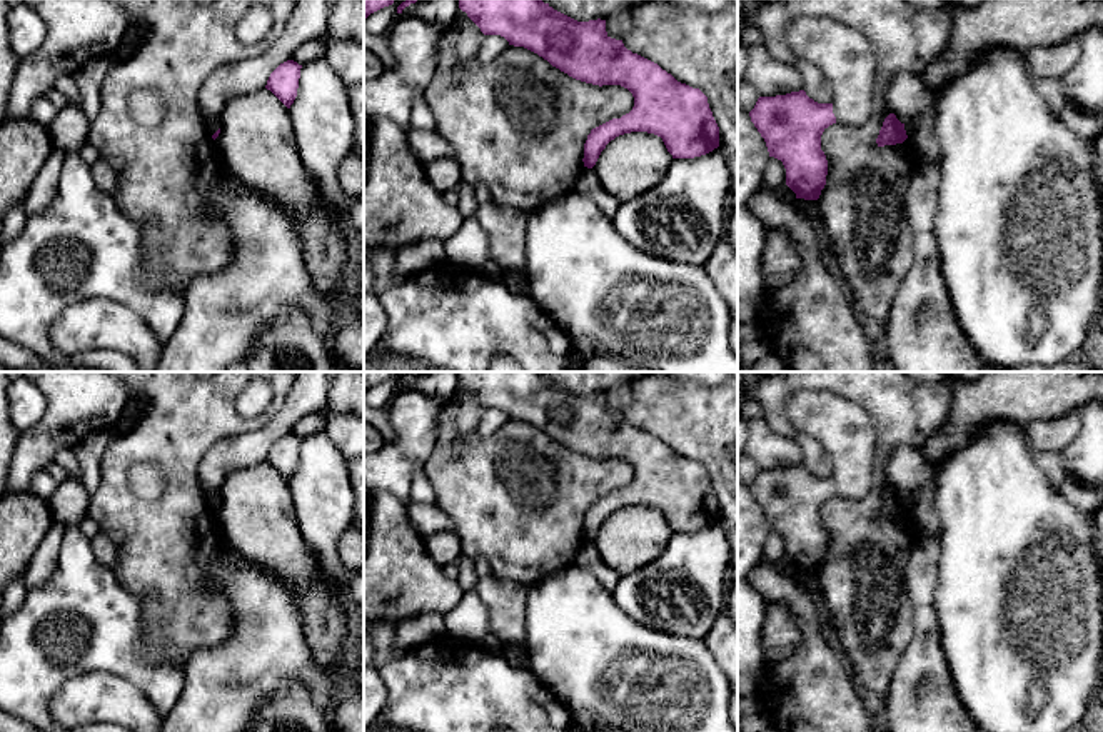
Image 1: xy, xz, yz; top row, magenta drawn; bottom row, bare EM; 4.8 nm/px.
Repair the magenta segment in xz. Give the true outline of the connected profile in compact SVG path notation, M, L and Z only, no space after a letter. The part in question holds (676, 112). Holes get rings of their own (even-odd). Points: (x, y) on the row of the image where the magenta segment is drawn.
M459 0L459 8L484 35L501 35L576 80L621 85L632 93L629 113L587 135L584 167L592 168L611 140L631 132L661 137L672 158L694 158L719 147L708 97L611 38L606 20L577 22L542 0Z

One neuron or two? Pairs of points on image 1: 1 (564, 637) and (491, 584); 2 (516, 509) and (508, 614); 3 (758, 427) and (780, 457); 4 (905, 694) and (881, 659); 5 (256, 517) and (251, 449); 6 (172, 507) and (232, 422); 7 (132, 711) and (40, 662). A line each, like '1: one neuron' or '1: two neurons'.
1: two neurons
2: two neurons
3: one neuron
4: two neurons
5: two neurons
6: one neuron
7: two neurons

